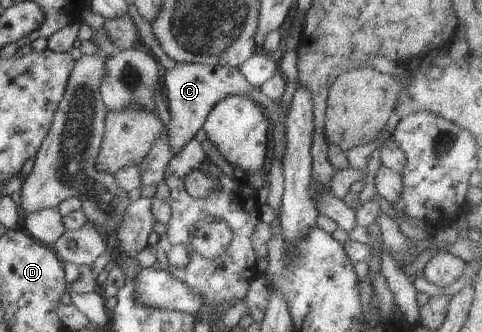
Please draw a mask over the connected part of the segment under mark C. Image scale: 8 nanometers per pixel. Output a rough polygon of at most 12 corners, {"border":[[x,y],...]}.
{"border":[[178,62],[163,89],[168,146],[178,154],[228,95],[248,96],[273,123],[274,161],[286,150],[278,102],[239,68]]}

